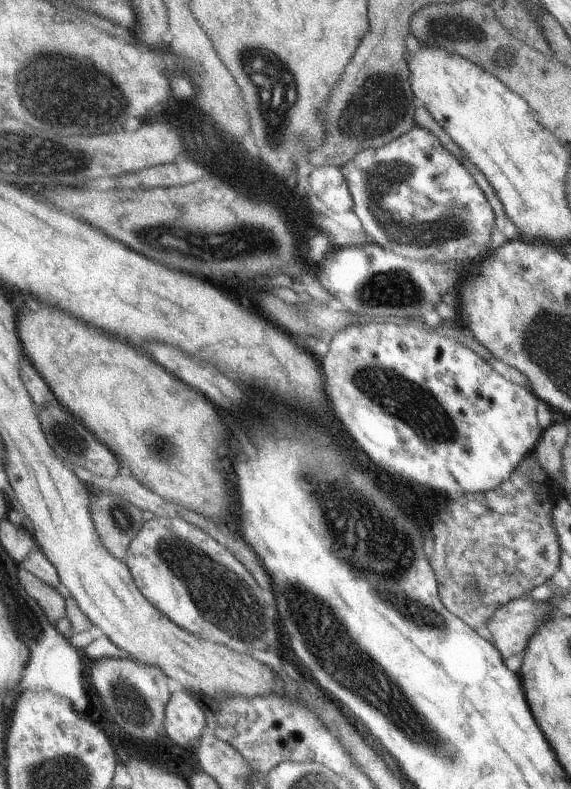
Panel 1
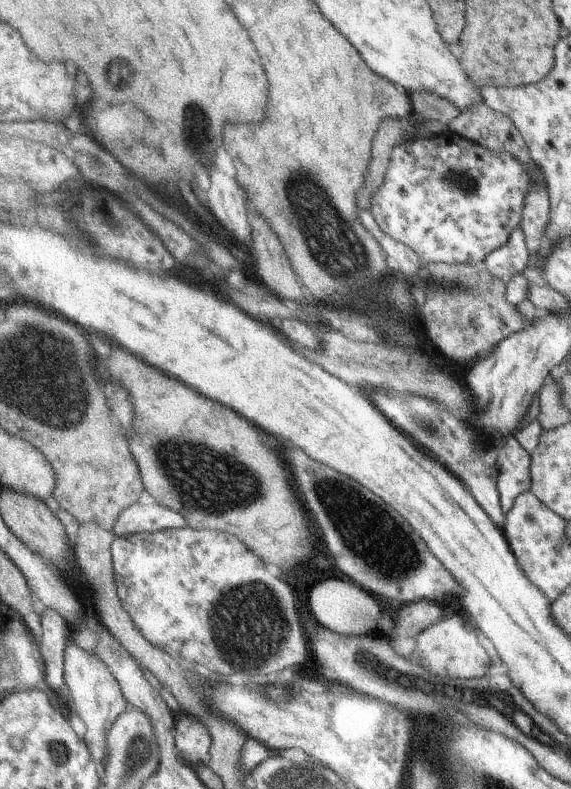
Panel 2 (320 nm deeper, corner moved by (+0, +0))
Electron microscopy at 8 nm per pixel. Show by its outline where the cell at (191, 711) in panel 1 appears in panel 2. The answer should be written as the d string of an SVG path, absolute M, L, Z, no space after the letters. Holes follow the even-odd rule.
M188 715L175 717L176 748L187 764L195 766L203 762L203 758L211 752L213 736L209 728Z

